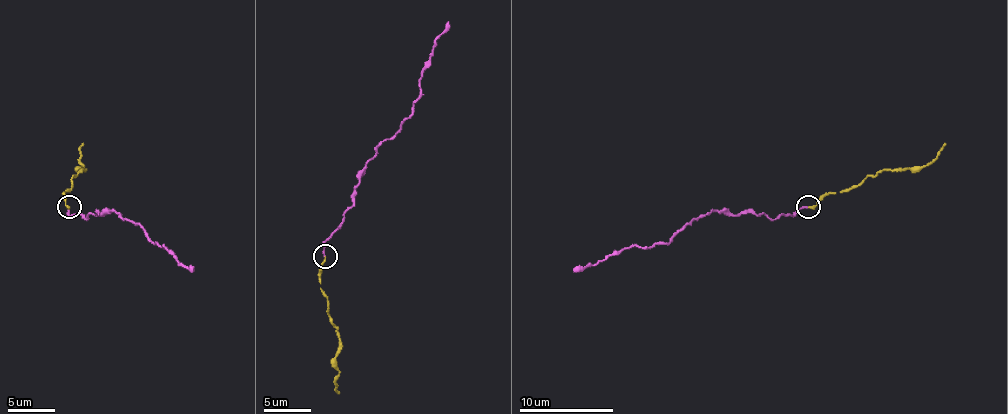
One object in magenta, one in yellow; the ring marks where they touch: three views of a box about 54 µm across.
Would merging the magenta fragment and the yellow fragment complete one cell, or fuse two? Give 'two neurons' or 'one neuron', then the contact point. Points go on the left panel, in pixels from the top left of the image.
one neuron; place (69, 206)

